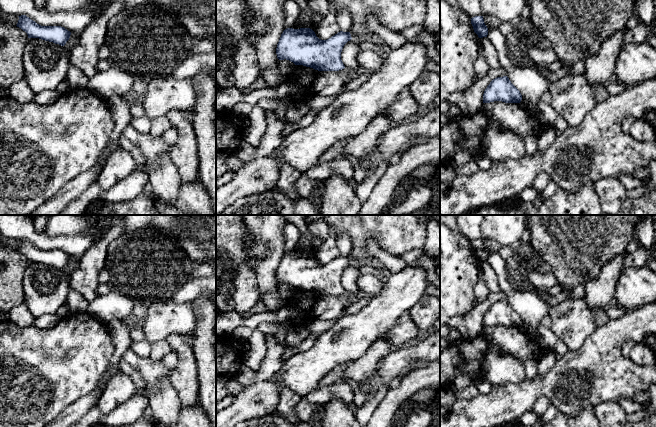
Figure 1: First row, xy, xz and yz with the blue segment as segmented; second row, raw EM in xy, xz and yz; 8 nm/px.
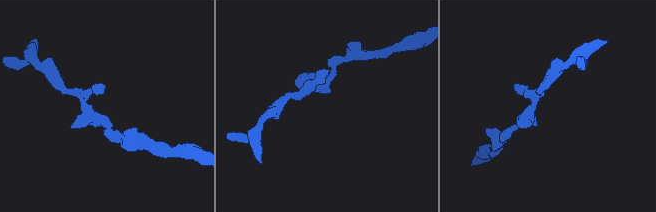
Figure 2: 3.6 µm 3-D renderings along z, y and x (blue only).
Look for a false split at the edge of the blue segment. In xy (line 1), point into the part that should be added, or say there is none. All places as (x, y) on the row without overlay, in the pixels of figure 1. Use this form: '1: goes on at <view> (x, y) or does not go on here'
1: does not go on here

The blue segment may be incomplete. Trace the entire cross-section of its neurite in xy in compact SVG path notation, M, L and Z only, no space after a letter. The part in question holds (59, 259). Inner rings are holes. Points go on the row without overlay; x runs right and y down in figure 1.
M26 239L18 240L17 251L28 259L28 262L39 262L64 270L69 264L71 256L61 250L41 250Z

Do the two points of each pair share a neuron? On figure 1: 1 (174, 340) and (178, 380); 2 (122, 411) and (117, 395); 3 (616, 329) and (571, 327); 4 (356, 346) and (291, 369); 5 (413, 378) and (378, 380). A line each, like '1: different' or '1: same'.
1: same
2: different
3: different
4: same
5: different

